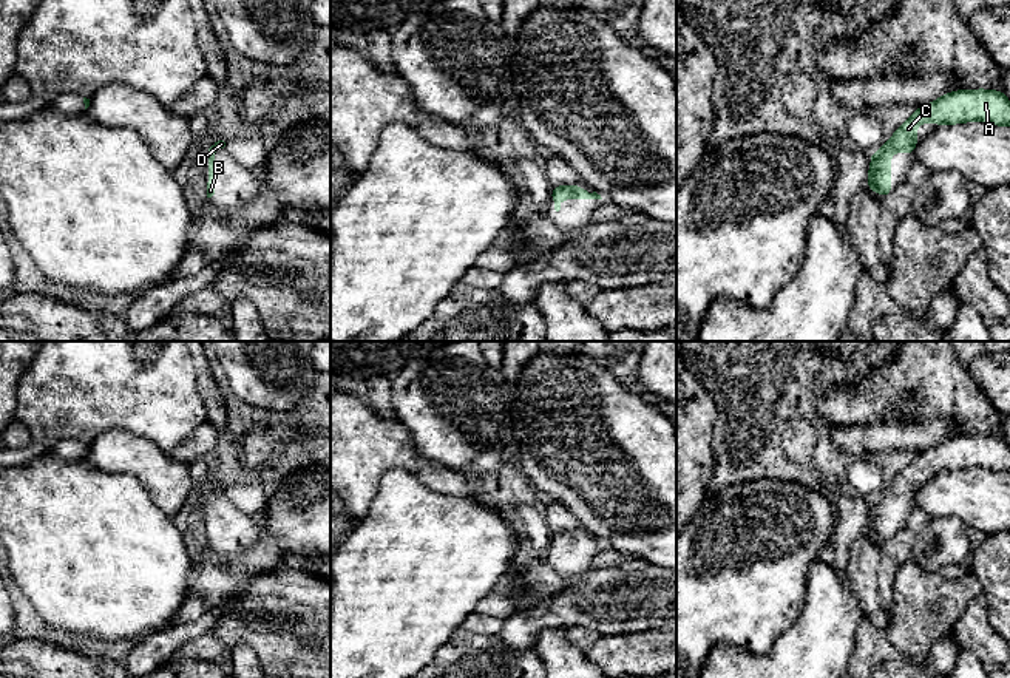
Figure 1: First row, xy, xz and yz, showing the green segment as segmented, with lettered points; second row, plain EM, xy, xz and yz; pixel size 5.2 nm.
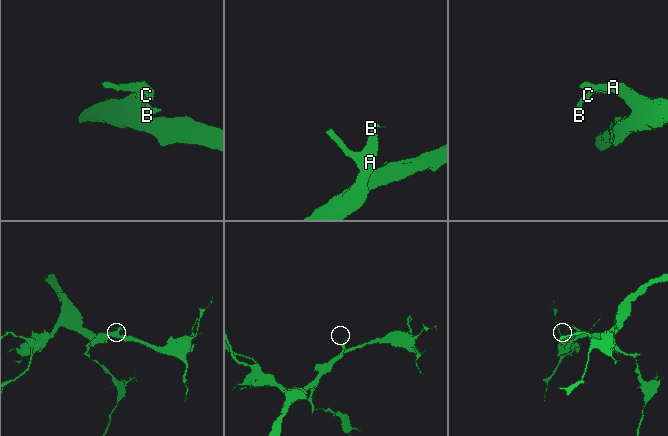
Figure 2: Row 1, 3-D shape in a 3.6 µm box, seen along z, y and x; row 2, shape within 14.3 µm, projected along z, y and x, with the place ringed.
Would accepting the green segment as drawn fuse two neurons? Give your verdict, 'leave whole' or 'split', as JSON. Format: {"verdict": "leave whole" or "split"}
{"verdict": "leave whole"}

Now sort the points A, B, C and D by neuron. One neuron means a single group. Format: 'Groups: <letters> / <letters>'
Groups: A B C D

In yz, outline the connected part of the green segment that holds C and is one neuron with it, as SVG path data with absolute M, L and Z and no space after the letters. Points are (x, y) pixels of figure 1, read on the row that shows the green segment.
M956 90L922 105L893 133L891 139L871 153L868 190L886 198L891 185L891 154L913 153L917 145L919 124L956 125L967 122L988 122L996 127L1010 127L1010 100L996 90Z

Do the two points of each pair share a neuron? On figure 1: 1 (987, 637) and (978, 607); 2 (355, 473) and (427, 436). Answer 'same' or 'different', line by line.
1: same
2: different

